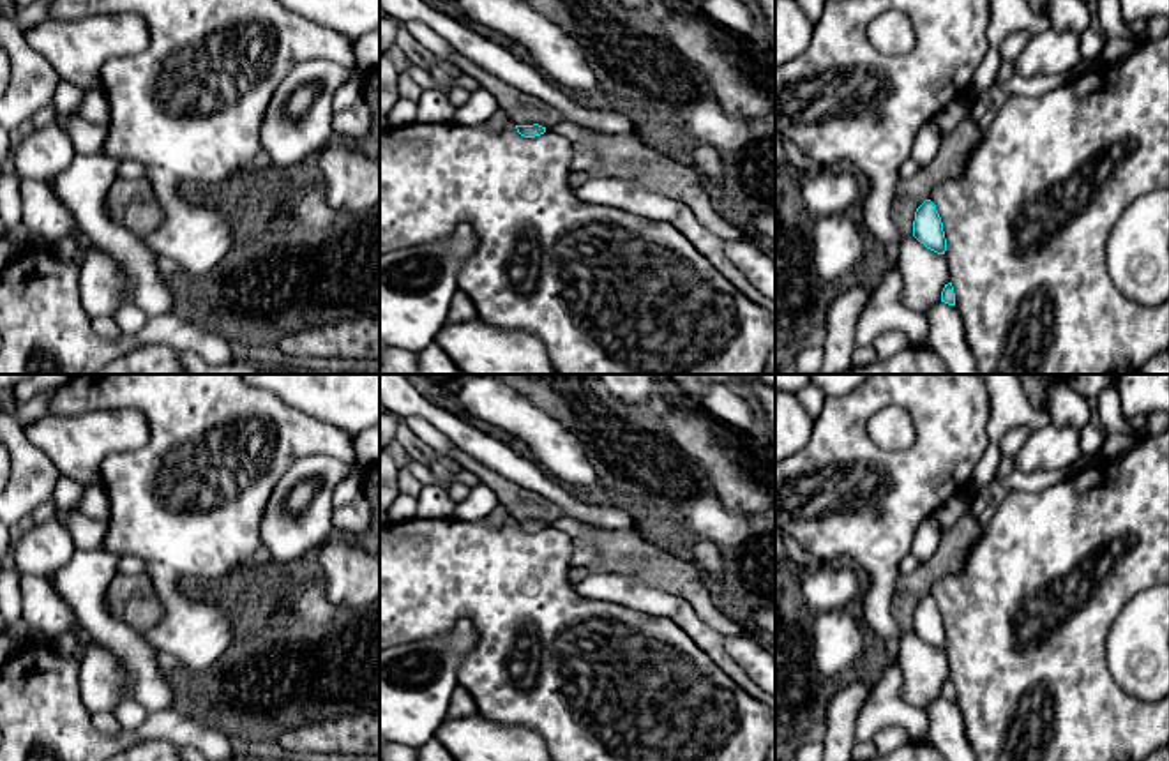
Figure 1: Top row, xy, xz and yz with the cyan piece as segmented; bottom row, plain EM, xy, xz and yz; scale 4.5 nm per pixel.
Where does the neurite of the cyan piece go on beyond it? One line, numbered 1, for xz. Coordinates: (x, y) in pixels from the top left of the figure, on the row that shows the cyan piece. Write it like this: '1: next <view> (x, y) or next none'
1: next none

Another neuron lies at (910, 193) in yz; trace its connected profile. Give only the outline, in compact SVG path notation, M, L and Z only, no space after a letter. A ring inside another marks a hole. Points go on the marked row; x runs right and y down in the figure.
M971 117L941 138L934 161L911 178L901 178L895 189L892 215L902 235L913 235L916 208L931 198L931 189L962 173L971 152L984 138L984 129Z

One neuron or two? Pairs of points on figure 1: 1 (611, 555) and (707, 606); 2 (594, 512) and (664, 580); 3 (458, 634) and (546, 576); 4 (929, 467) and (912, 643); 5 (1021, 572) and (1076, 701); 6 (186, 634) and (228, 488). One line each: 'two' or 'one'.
1: one
2: two
3: two
4: two
5: one
6: one

